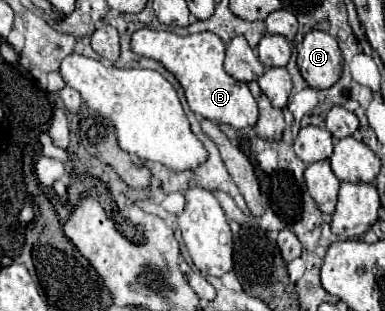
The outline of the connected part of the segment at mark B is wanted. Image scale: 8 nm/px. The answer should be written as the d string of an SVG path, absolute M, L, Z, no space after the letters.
M138 29L130 37L130 47L134 53L142 57L150 57L158 63L162 63L182 85L188 107L202 115L204 119L216 121L216 123L226 123L234 129L244 129L252 127L258 121L258 105L256 99L252 97L250 89L246 83L240 83L232 79L222 63L224 63L224 43L216 33L204 31L196 35L186 35L180 37L170 31L154 31L154 29Z

